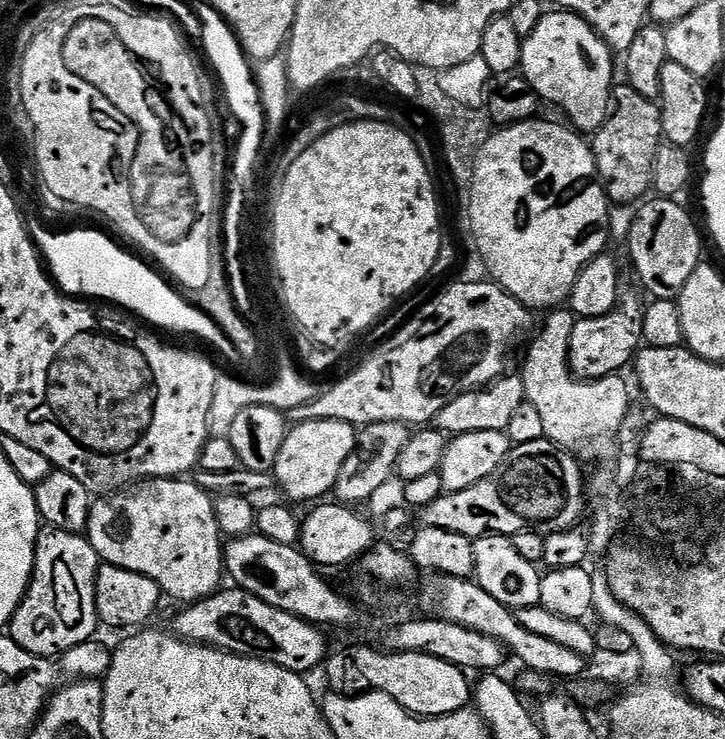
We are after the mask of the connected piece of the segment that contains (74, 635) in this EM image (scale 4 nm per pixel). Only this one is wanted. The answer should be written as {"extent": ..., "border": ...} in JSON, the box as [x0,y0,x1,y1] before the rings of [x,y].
{"extent":[12,527,101,658],"border":[[[45,527],[36,539],[36,565],[32,580],[12,616],[12,640],[35,656],[60,658],[74,646],[93,639],[98,629],[96,575],[101,563],[87,535]]]}

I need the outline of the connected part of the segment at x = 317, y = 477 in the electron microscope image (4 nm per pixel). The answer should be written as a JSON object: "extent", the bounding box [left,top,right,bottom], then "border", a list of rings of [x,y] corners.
{"extent":[274,420,358,502],"border":[[[310,420],[301,424],[292,424],[282,442],[282,450],[278,450],[274,469],[279,491],[284,491],[289,496],[289,498],[287,497],[289,501],[312,500],[311,502],[316,502],[327,497],[324,495],[329,495],[333,491],[344,464],[353,459],[354,453],[352,454],[352,451],[357,451],[358,436],[356,440],[356,432],[357,429],[346,423],[345,420]]]}

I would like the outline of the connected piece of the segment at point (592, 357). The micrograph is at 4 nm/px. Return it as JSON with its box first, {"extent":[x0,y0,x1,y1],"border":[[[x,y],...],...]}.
{"extent":[568,300,644,382],"border":[[[626,300],[605,316],[585,316],[575,321],[570,337],[568,364],[577,377],[588,382],[595,381],[611,373],[619,373],[624,370],[620,368],[633,363],[644,339],[642,308],[634,301]]]}

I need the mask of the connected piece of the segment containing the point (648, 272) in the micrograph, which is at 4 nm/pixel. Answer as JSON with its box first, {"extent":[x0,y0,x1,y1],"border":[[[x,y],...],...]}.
{"extent":[628,198,702,300],"border":[[[672,198],[645,199],[639,205],[641,208],[637,210],[632,229],[628,232],[628,252],[636,267],[636,276],[644,283],[649,297],[657,300],[676,300],[690,274],[702,263],[700,232],[691,214],[676,203],[680,202]]]}

